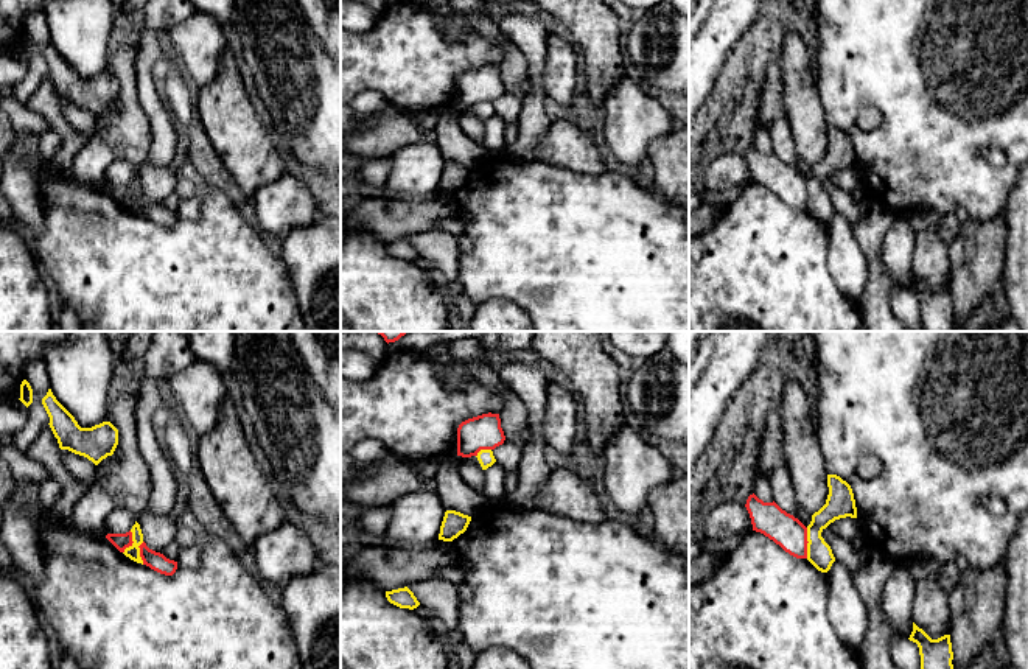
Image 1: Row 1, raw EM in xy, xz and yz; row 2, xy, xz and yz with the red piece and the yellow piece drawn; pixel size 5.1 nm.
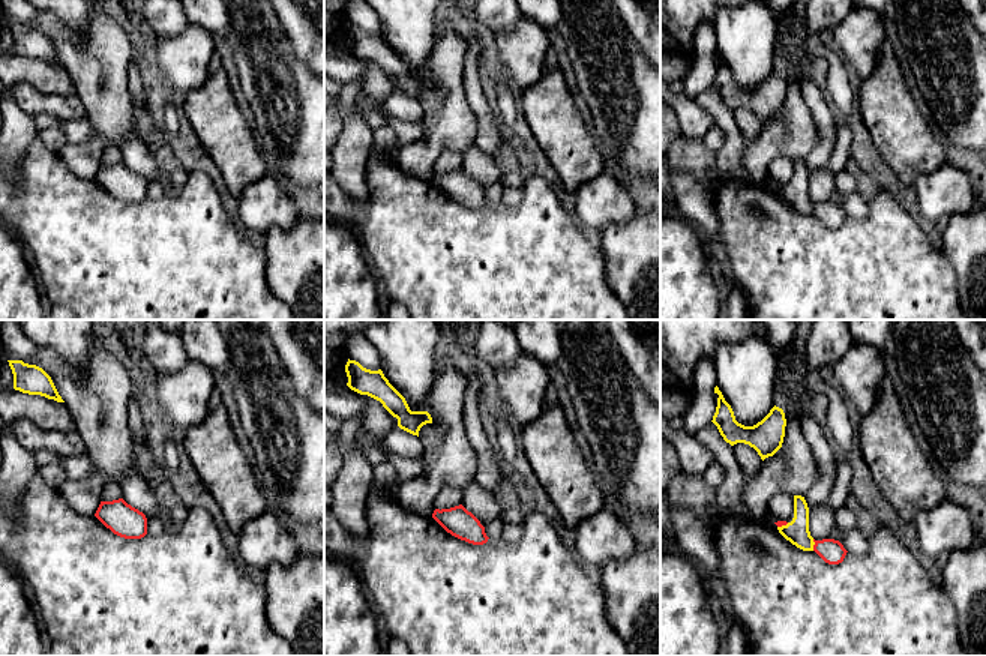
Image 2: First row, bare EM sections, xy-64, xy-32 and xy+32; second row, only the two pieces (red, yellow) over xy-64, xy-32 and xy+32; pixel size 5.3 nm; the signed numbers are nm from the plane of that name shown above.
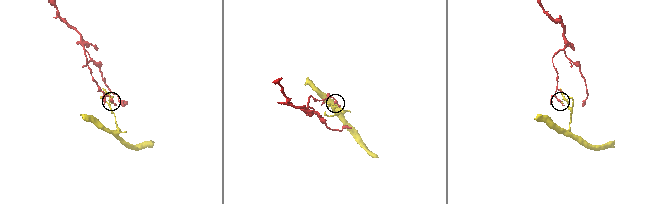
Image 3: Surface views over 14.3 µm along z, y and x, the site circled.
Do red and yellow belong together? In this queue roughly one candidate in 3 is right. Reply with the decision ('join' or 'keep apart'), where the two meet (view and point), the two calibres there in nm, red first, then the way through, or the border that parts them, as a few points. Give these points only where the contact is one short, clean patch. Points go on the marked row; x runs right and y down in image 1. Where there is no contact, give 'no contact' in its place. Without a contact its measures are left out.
keep apart; meets red in yz at (807, 542); 170 nm thick on the red side, 140 nm on the other; border along yz (806, 528), (807, 557)

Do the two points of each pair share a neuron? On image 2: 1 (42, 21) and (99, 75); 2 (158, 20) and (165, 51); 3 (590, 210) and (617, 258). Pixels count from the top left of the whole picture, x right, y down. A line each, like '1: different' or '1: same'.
1: same
2: different
3: same

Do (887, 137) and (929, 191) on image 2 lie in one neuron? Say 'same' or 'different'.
different

